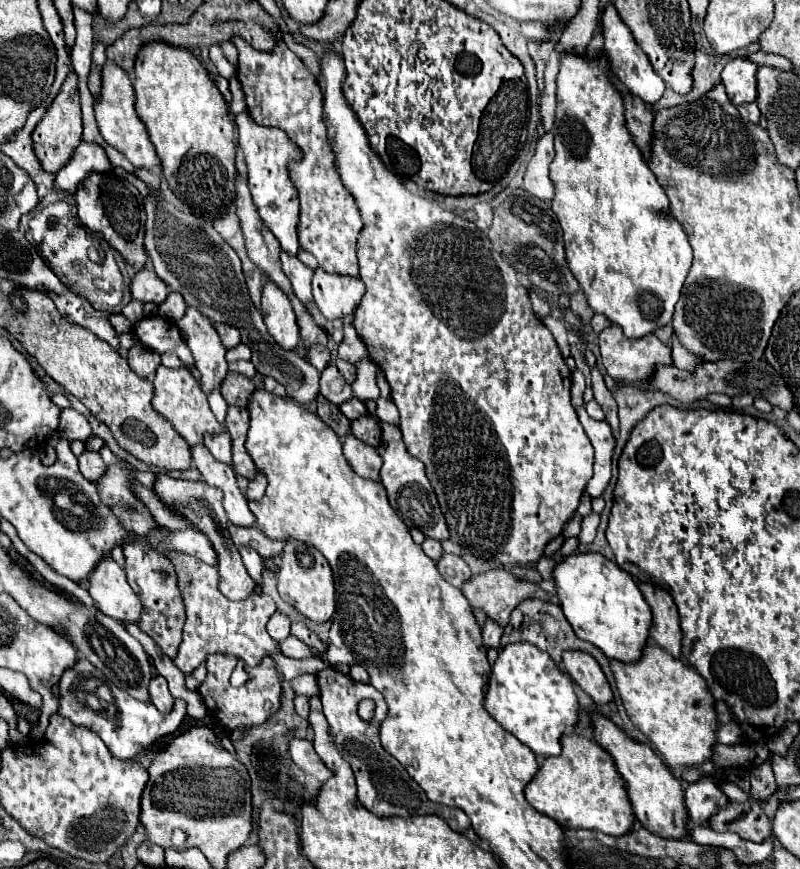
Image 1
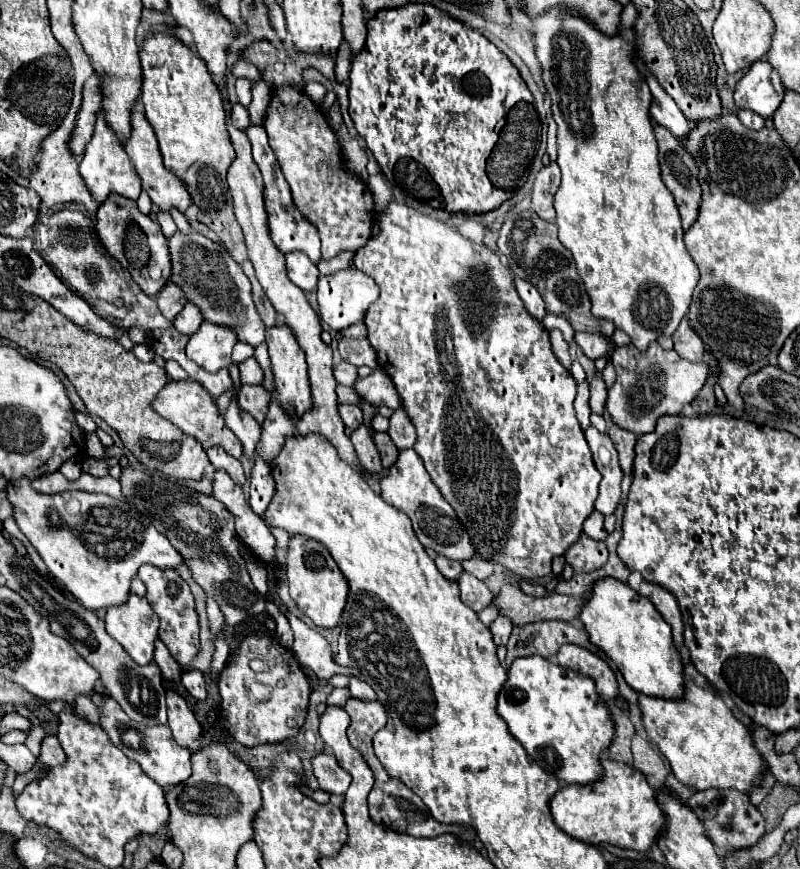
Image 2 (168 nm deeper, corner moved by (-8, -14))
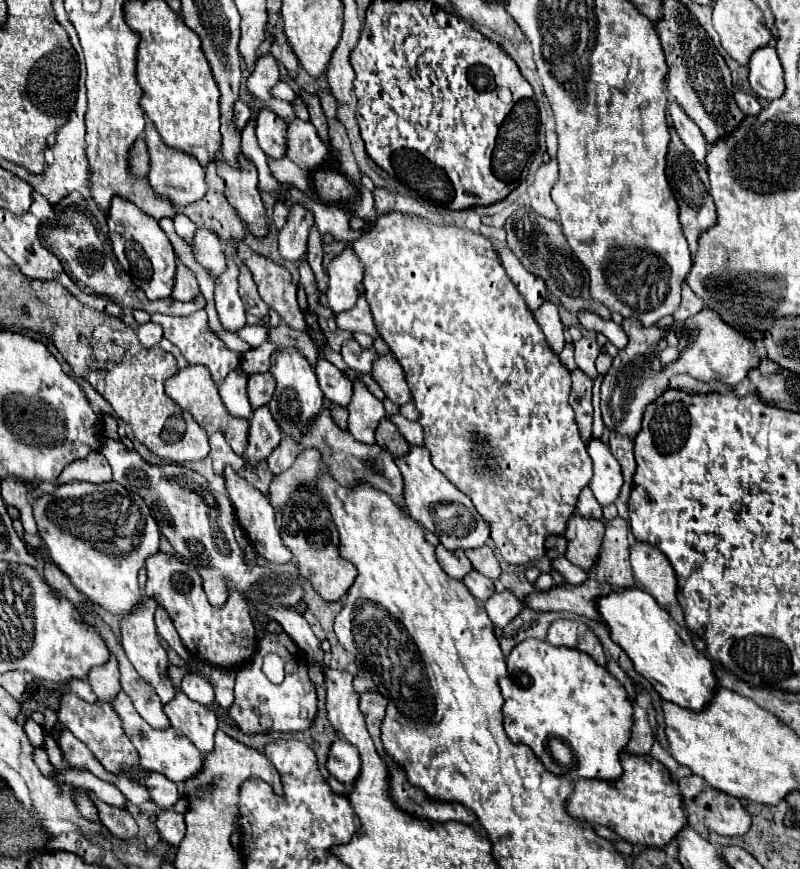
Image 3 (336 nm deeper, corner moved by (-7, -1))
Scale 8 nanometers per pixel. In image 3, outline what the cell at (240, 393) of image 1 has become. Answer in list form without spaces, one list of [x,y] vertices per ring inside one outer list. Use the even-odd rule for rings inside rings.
[[[257,373],[257,375],[249,377],[247,393],[249,393],[249,401],[251,401],[253,409],[269,403],[273,391],[275,391],[275,381],[273,381],[271,373]]]

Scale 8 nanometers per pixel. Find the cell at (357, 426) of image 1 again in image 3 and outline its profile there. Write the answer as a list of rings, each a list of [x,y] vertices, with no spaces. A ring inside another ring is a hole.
[[[383,419],[377,427],[377,443],[387,449],[393,457],[403,457],[409,451],[409,443],[405,441],[405,437],[401,437],[401,433],[397,431],[397,427],[391,425],[391,421]]]

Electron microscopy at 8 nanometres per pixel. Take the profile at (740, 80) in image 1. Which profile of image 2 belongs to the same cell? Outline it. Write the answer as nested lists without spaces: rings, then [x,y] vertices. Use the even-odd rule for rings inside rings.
[[[758,60],[750,66],[746,76],[738,82],[734,100],[740,108],[748,108],[764,118],[772,118],[784,98],[784,86],[778,72],[766,62]]]

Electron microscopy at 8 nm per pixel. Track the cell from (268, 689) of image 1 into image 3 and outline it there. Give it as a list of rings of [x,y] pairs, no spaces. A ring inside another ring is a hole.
[[[287,633],[263,635],[255,651],[255,657],[237,671],[235,701],[227,711],[229,711],[229,717],[237,723],[237,727],[245,735],[257,735],[257,733],[267,733],[267,731],[305,731],[313,723],[315,713],[317,713],[317,695],[307,673],[307,659]],[[265,653],[277,653],[283,659],[285,681],[281,685],[271,683],[261,671]]]

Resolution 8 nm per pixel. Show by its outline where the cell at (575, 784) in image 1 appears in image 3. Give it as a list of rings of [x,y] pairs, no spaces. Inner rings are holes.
[[[623,751],[619,759],[623,767],[623,775],[619,779],[577,779],[573,783],[573,793],[565,801],[567,813],[573,819],[587,821],[589,825],[605,825],[633,845],[667,845],[687,823],[677,781],[671,779],[659,761],[653,757],[649,759],[649,755],[629,755]]]

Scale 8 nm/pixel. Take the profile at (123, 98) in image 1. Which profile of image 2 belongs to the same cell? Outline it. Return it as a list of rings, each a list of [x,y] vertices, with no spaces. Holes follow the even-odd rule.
[[[132,112],[132,134],[128,138],[128,142],[124,144],[124,150],[126,154],[132,158],[134,166],[136,166],[136,172],[138,176],[142,178],[142,188],[148,192],[150,200],[164,212],[176,208],[180,212],[186,212],[192,204],[192,198],[190,198],[190,192],[186,190],[186,184],[176,176],[172,174],[170,170],[164,168],[162,164],[162,156],[160,156],[160,148],[158,148],[158,140],[156,140],[156,134],[152,130],[152,126],[148,124],[146,116],[144,114],[138,114],[138,112]]]

